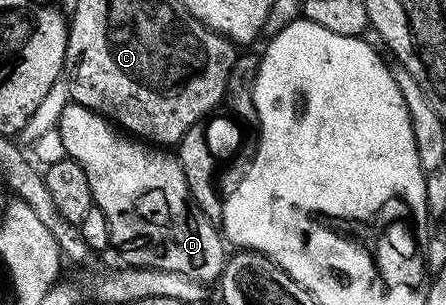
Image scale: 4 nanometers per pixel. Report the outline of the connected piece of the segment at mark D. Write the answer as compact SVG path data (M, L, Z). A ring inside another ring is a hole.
M72 101L67 103L65 112L61 112L58 134L59 142L63 145L62 153L81 164L89 180L92 203L101 208L101 212L105 212L105 220L109 220L111 246L119 249L119 254L128 267L151 267L179 273L204 284L214 283L218 279L223 272L225 261L224 239L212 219L197 213L191 201L185 172L174 153L124 132L96 110L90 110Z

